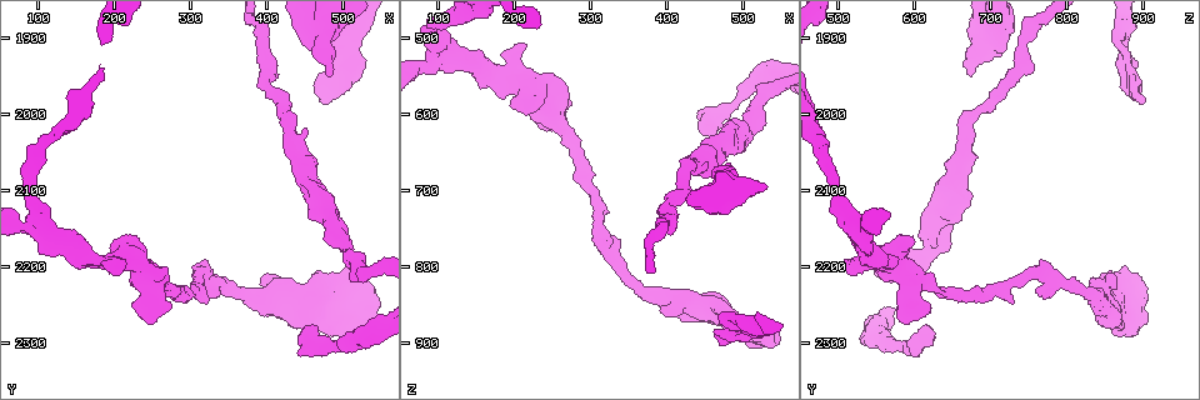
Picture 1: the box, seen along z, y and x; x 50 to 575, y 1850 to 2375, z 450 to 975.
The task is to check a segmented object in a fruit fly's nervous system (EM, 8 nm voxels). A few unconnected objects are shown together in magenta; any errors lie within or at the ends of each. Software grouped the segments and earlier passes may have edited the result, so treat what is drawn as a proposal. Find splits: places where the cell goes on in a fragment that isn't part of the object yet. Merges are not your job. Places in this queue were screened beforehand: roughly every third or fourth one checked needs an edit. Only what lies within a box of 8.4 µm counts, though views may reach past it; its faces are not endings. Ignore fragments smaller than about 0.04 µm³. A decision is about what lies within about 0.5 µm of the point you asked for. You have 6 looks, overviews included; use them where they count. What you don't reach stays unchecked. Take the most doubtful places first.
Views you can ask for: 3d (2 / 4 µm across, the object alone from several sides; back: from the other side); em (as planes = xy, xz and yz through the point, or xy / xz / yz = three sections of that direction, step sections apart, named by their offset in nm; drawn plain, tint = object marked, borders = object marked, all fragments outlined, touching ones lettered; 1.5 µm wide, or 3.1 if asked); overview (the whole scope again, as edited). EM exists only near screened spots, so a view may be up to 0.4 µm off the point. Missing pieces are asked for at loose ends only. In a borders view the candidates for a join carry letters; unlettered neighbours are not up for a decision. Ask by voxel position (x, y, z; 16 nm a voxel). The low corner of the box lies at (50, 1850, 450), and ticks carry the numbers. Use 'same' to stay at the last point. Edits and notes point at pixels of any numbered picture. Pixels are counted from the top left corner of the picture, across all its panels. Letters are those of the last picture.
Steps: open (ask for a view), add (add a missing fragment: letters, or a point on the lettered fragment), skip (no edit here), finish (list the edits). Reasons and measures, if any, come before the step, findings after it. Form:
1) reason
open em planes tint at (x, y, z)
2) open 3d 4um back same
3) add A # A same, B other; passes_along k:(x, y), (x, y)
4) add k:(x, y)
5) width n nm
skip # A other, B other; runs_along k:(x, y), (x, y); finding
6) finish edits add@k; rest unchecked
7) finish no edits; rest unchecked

thick end
open em planes borders at (480, 1950, 670)

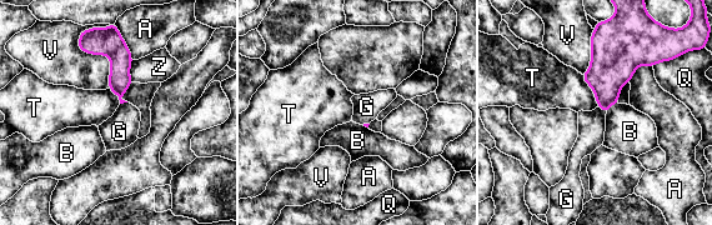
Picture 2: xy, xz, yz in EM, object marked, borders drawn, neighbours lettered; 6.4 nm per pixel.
add G # A other, B other, G same, Q other, T other, V other, Z other; passes_along 2:(608, 71), (602, 109), (591, 124); the cell continues

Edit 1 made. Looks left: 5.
open overview

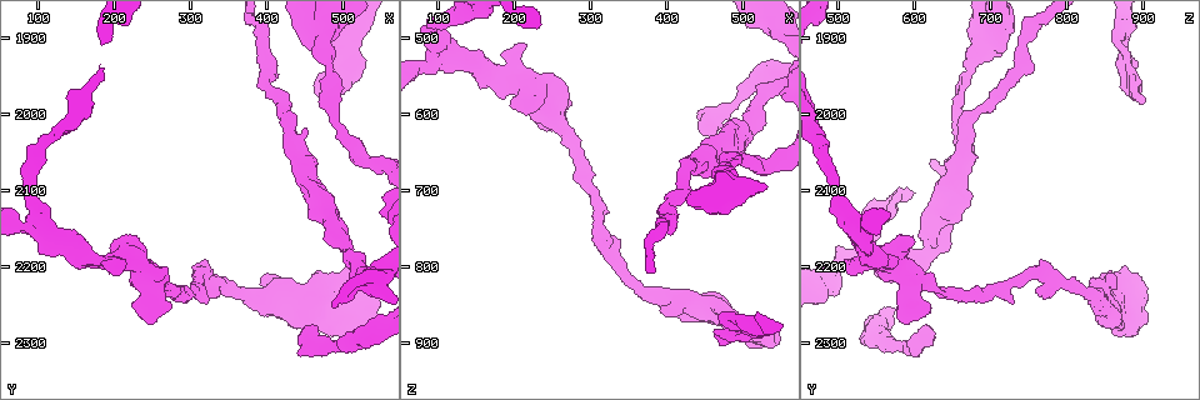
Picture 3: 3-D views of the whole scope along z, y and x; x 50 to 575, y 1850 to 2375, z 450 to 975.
branch stops here
open em planes borders at (460, 2280, 625)

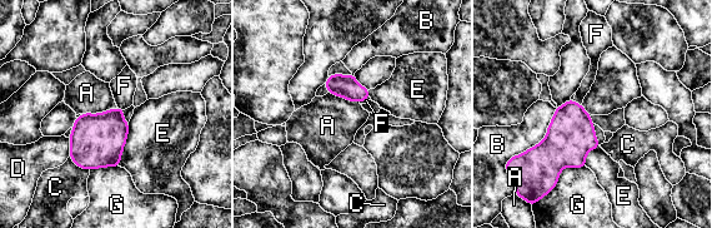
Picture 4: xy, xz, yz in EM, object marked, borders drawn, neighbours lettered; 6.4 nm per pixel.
add F # A other, B other, C other, D other, E other, F same, G other; passes_along 4:(571, 134), (576, 103), (586, 84); it goes on there

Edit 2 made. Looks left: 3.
free end
open 3d 2um back at (465, 1905, 865)

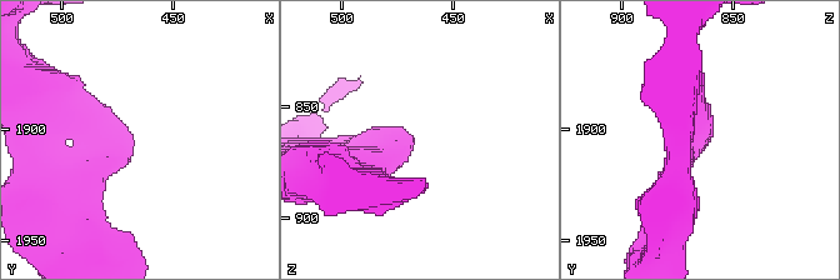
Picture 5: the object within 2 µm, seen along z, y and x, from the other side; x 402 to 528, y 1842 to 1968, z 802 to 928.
open em planes borders at (469, 1907, 866)

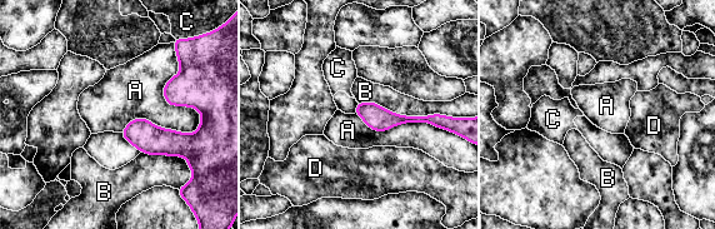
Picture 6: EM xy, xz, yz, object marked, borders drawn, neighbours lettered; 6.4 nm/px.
skip # A other, B other, C other, D other; runs_along 6:(359, 108), (379, 119), (433, 120); no lettered fragment goes on from it

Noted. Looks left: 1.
finish edits add@2, add@4; rest unchecked

